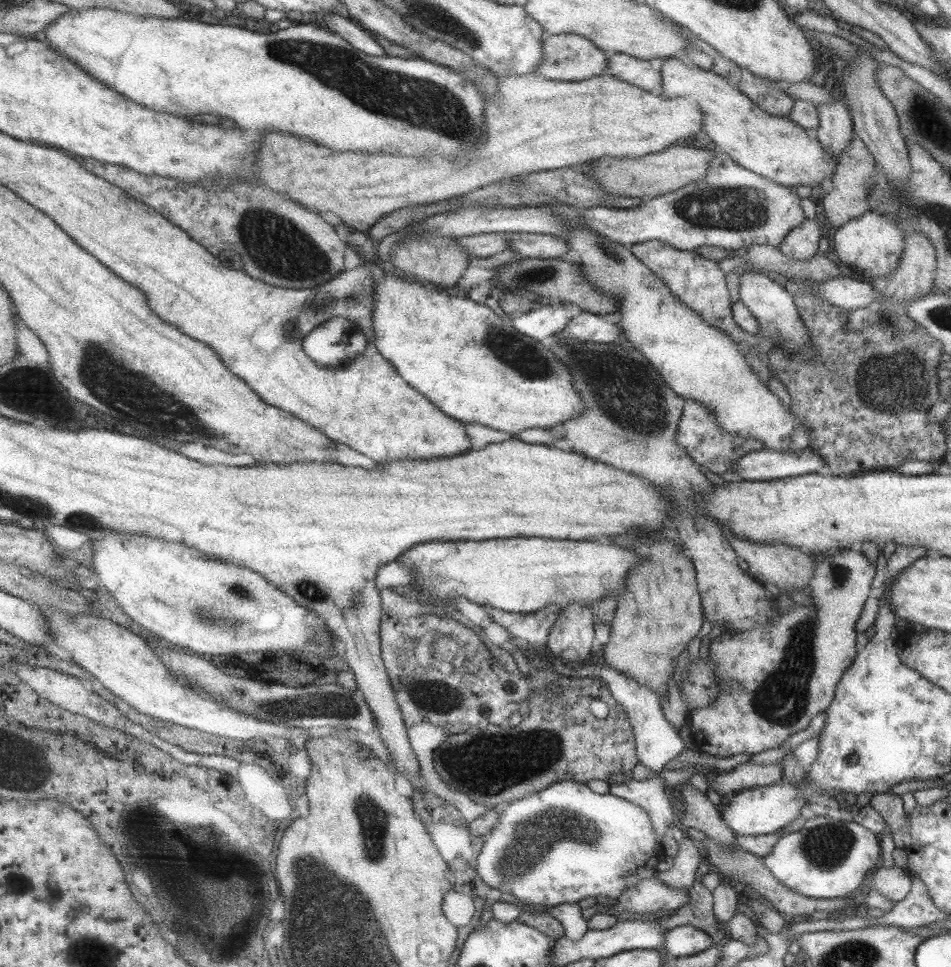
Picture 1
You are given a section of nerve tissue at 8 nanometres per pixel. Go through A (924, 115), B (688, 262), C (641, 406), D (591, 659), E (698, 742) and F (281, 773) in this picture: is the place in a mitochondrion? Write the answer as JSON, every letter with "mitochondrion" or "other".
{"A":"mitochondrion","B":"other","C":"mitochondrion","D":"other","E":"other","F":"other"}

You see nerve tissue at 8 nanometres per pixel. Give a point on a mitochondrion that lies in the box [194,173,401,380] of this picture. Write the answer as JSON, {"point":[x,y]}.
{"point":[279,246]}

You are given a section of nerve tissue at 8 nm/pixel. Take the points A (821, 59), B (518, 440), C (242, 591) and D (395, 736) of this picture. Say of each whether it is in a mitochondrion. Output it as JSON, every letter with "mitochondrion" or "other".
{"A":"other","B":"other","C":"mitochondrion","D":"other"}

